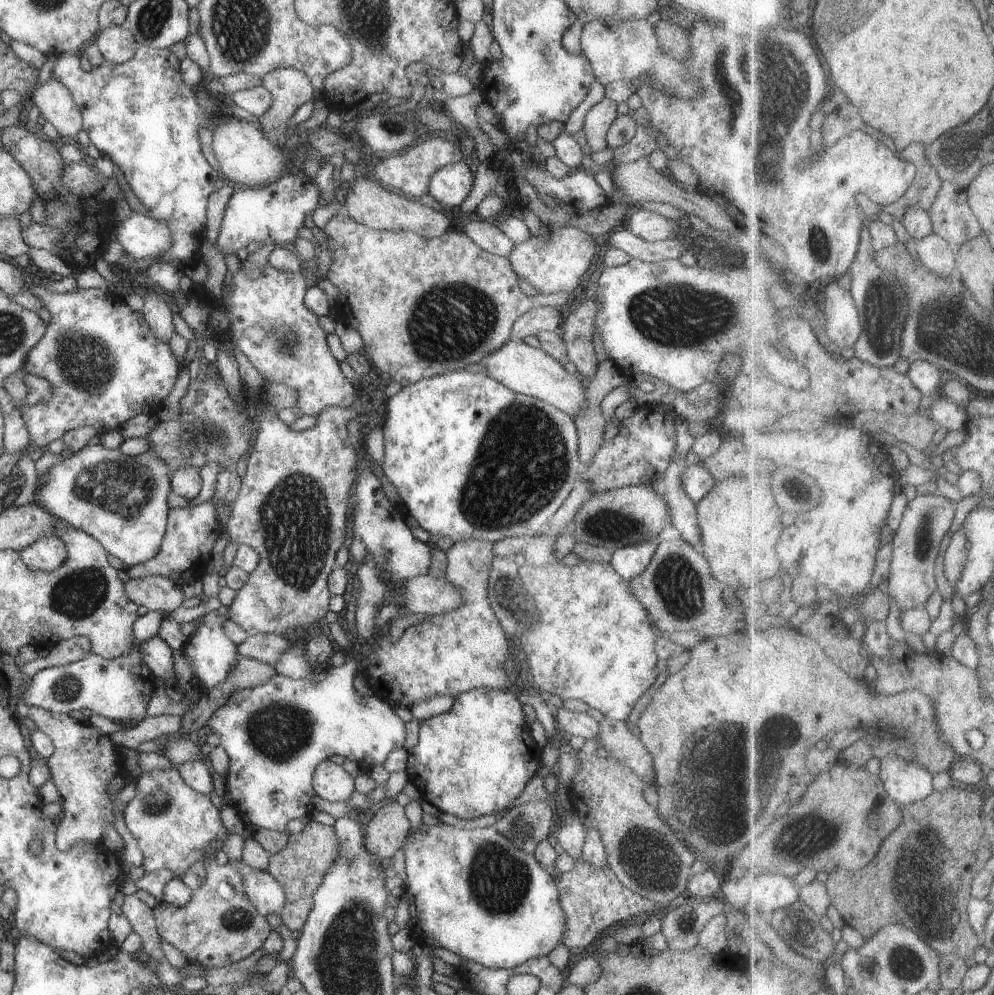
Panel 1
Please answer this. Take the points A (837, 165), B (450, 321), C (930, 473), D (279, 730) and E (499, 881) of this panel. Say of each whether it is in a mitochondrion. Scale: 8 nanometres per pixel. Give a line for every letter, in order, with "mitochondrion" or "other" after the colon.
A: other
B: mitochondrion
C: other
D: mitochondrion
E: mitochondrion

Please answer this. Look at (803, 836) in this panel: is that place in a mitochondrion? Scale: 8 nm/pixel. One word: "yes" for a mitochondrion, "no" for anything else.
yes

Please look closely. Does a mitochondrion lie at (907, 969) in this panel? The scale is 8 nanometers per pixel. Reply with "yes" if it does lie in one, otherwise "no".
yes

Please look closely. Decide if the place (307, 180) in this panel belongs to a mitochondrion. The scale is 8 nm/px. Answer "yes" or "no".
no

